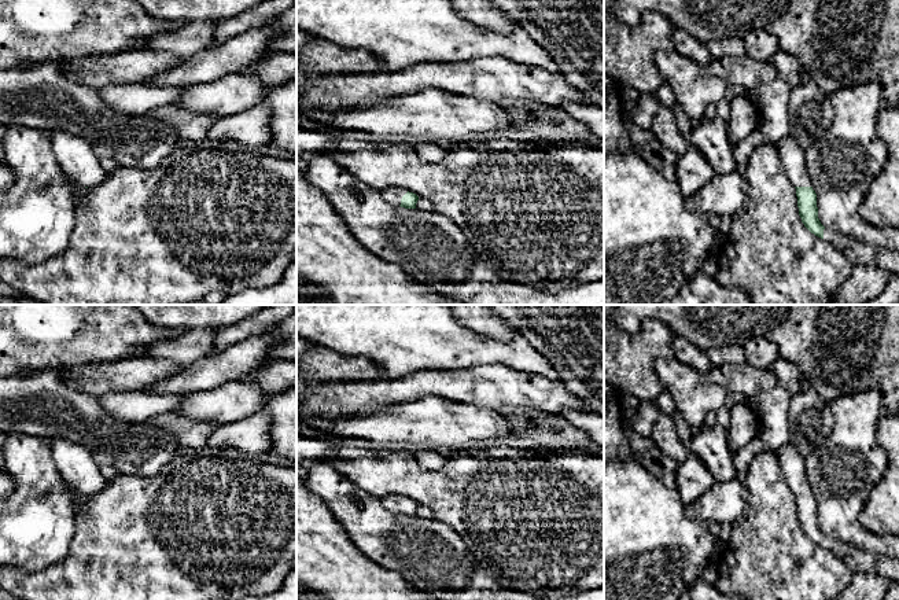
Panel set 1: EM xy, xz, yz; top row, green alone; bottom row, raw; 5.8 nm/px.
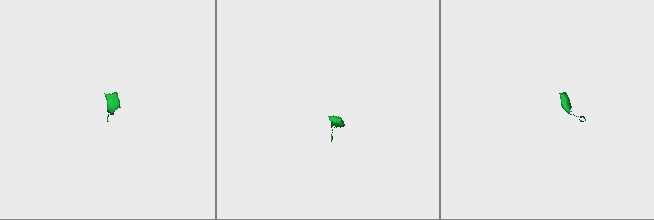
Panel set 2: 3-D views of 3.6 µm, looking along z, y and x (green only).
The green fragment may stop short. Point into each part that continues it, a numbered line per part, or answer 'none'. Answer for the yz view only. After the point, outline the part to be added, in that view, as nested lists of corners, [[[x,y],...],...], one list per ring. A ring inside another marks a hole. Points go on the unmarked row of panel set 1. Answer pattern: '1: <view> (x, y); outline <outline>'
1: yz (792, 463); outline [[[791,443],[781,446],[775,454],[780,459],[784,475],[795,494],[811,494],[804,457]]]
2: yz (857, 559); outline [[[828,535],[824,537],[824,548],[841,557],[852,573],[878,573],[899,584],[899,560],[891,560],[888,557],[865,552]]]

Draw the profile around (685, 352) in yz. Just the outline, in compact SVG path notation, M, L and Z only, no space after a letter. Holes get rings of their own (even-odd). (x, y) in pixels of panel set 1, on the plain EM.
M674 335L671 345L674 357L678 361L694 368L700 373L705 373L714 367L707 353L700 350L696 345L690 343L688 339L679 335Z

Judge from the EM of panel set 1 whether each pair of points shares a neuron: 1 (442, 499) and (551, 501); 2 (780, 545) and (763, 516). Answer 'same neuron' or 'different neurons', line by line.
1: same neuron
2: same neuron

